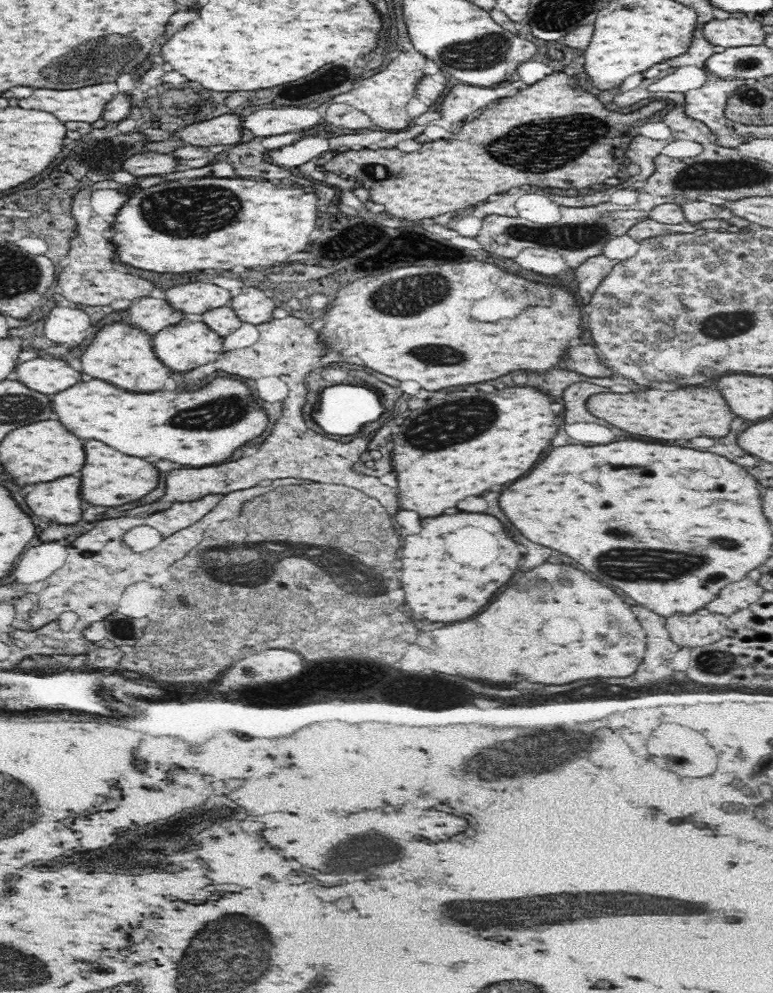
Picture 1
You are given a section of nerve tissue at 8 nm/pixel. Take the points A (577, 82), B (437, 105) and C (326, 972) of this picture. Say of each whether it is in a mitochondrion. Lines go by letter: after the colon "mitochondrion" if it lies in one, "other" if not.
A: other
B: other
C: mitochondrion

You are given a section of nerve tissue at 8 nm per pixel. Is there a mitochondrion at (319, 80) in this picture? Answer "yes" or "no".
yes

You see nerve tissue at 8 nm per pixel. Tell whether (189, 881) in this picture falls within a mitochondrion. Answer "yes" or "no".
no

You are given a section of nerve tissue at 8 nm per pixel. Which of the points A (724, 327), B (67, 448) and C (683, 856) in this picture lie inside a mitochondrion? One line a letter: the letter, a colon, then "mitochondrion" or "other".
A: mitochondrion
B: other
C: other

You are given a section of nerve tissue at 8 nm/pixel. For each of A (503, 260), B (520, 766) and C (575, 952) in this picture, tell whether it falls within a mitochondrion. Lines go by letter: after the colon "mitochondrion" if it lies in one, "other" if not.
A: other
B: mitochondrion
C: other

